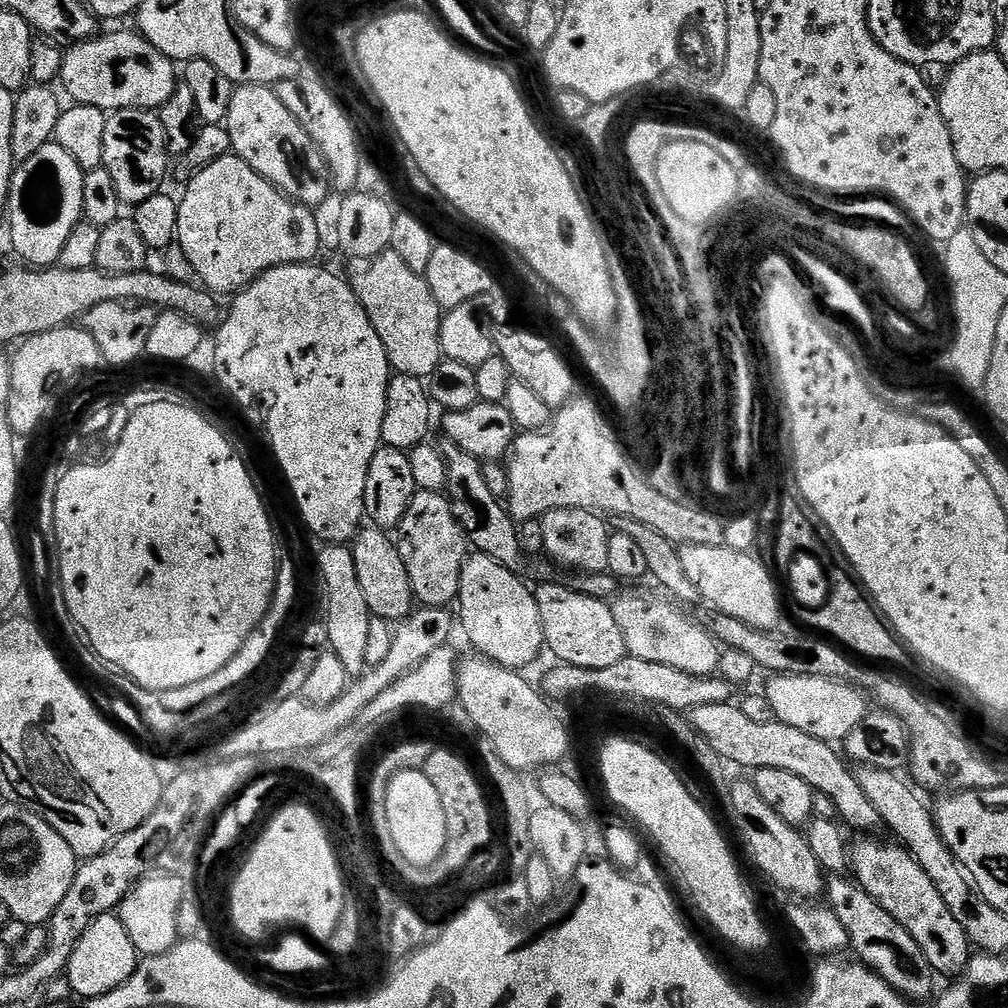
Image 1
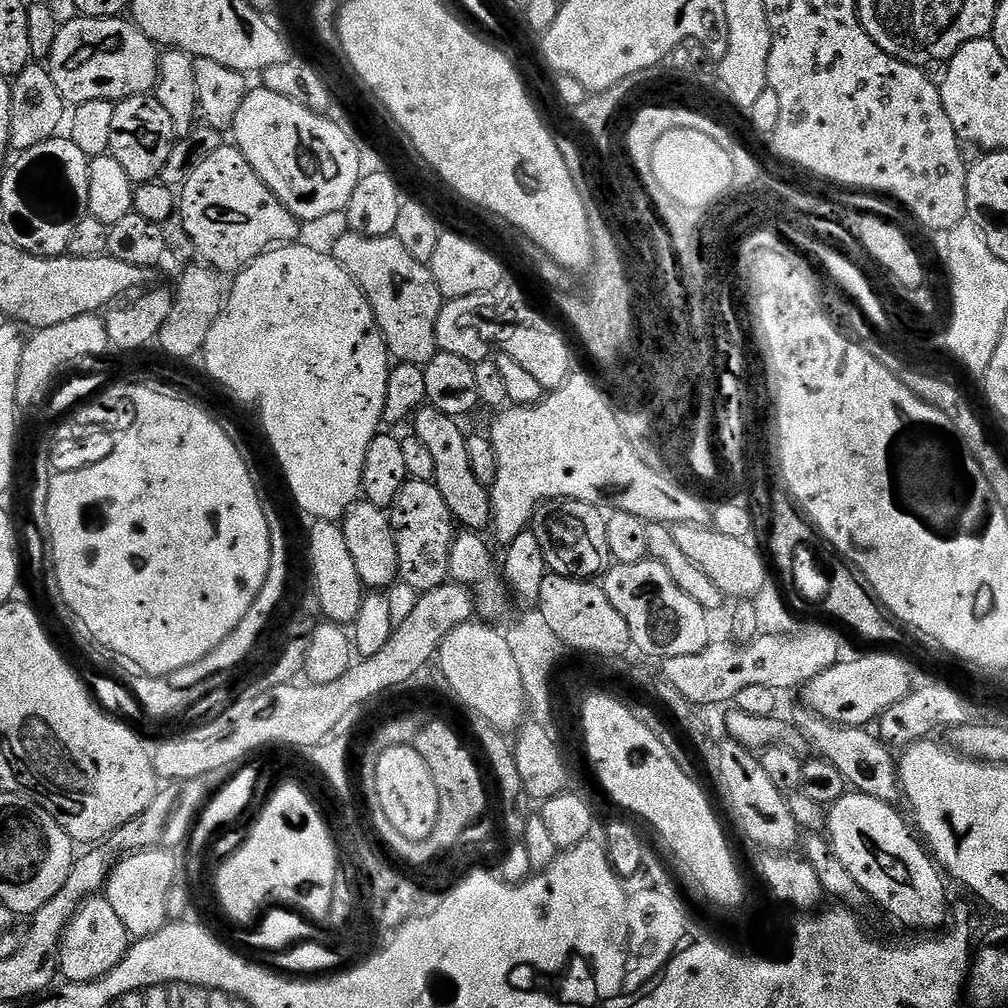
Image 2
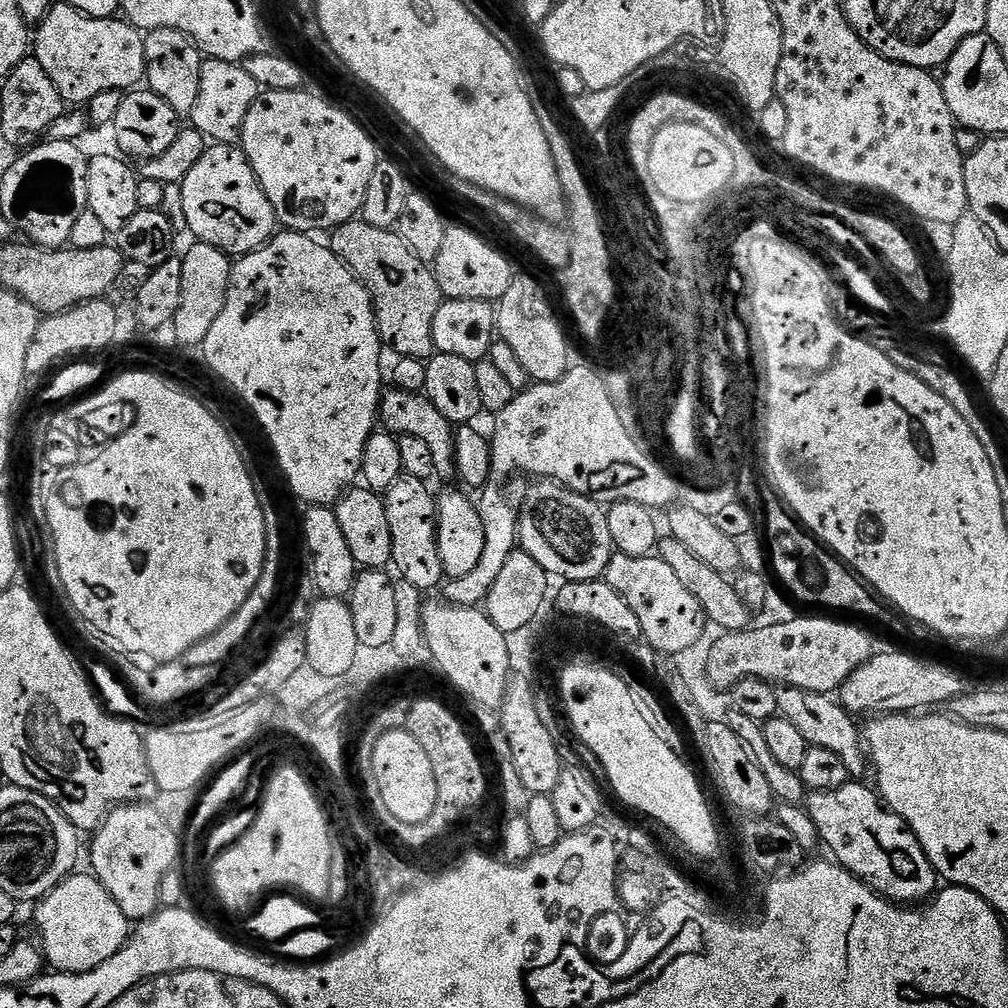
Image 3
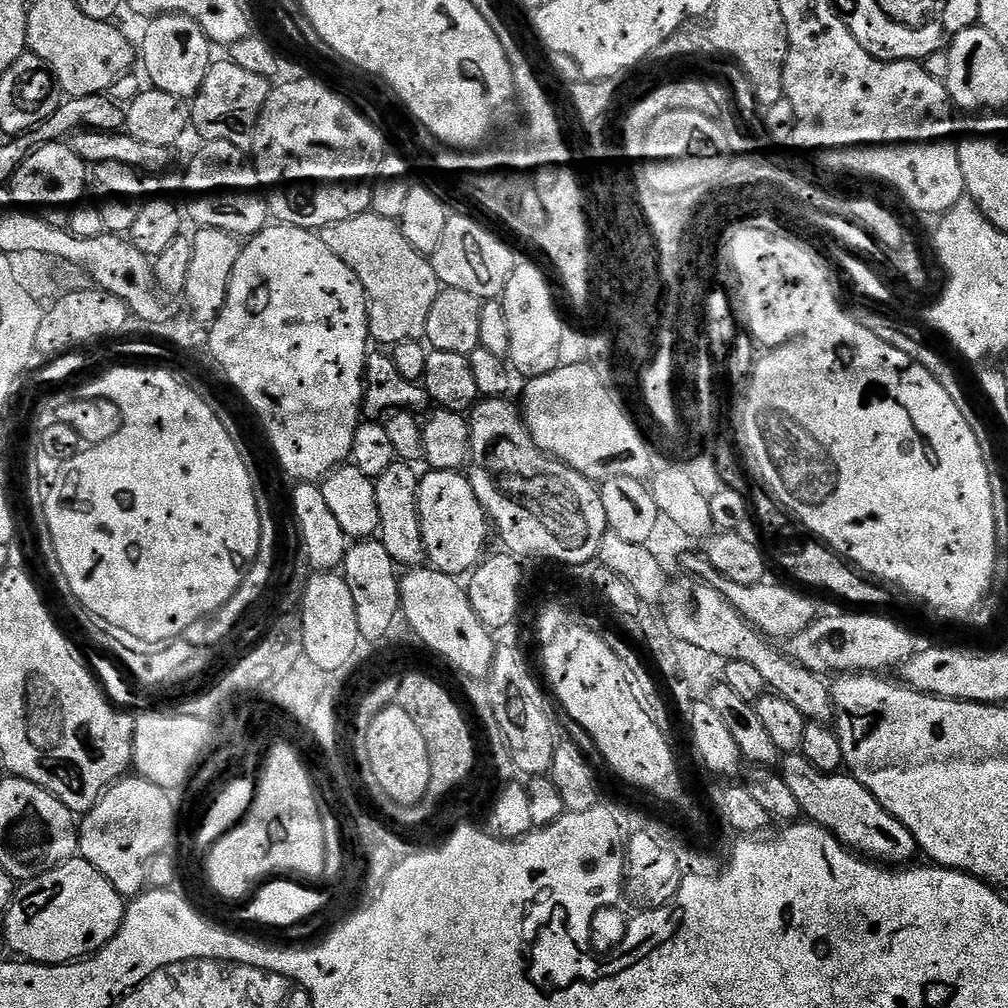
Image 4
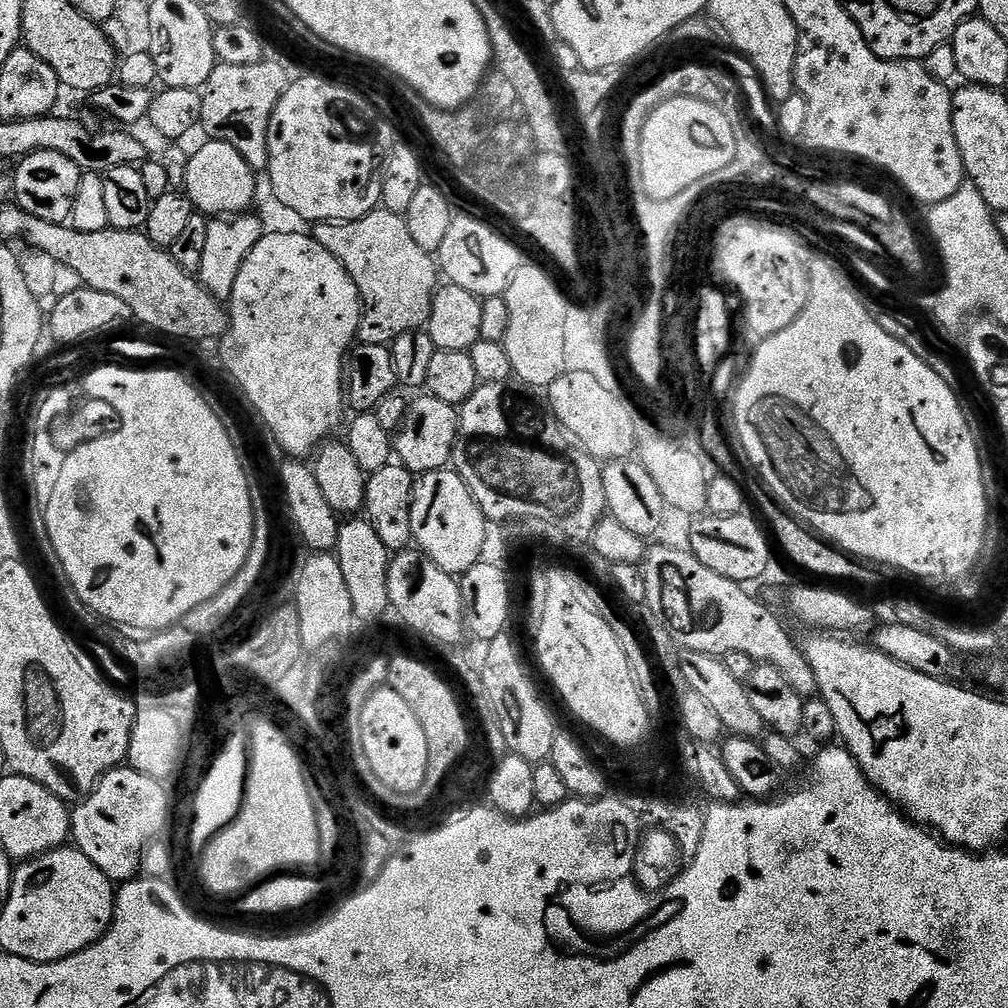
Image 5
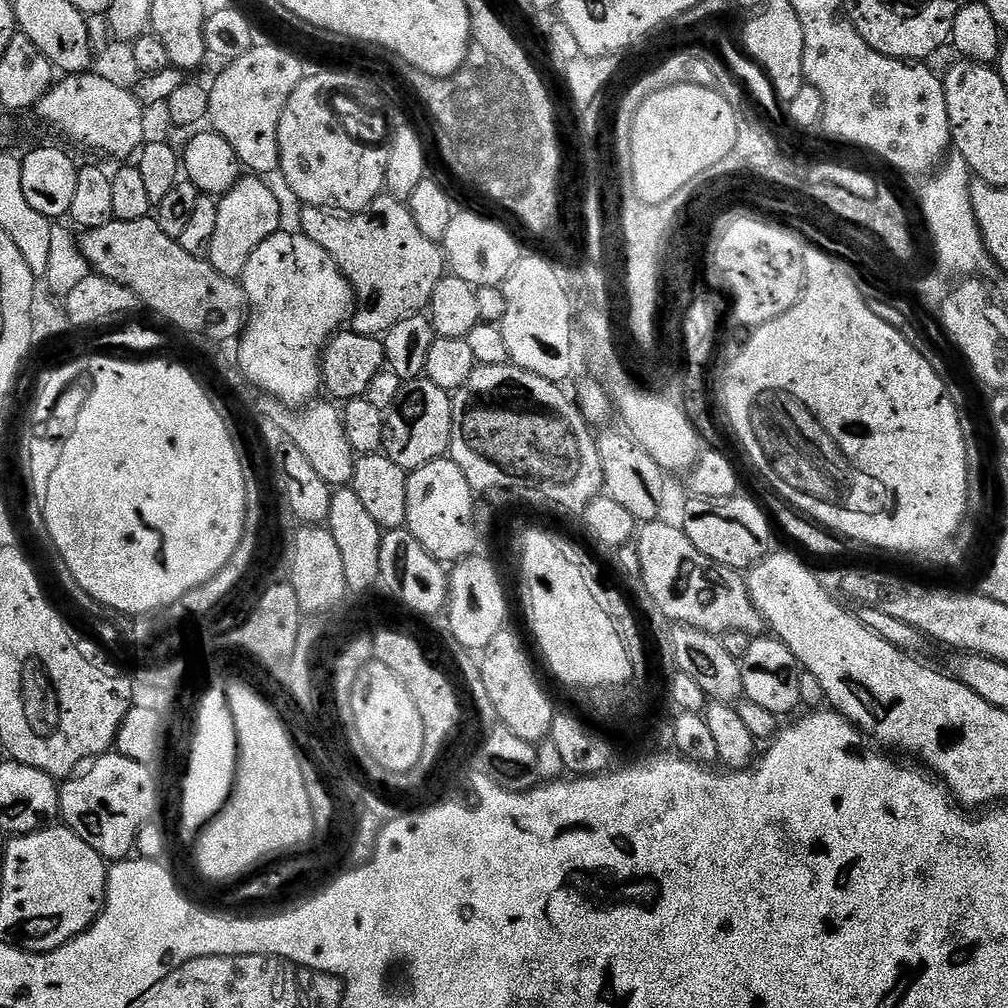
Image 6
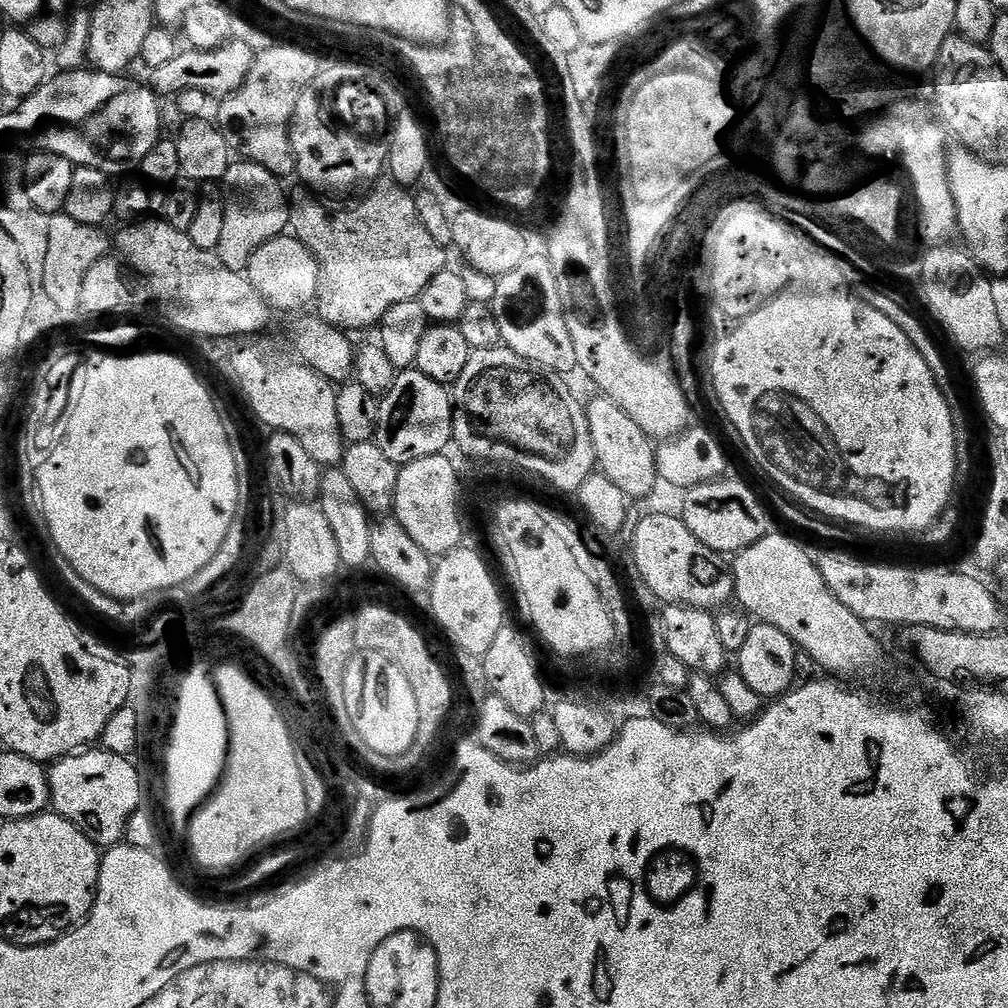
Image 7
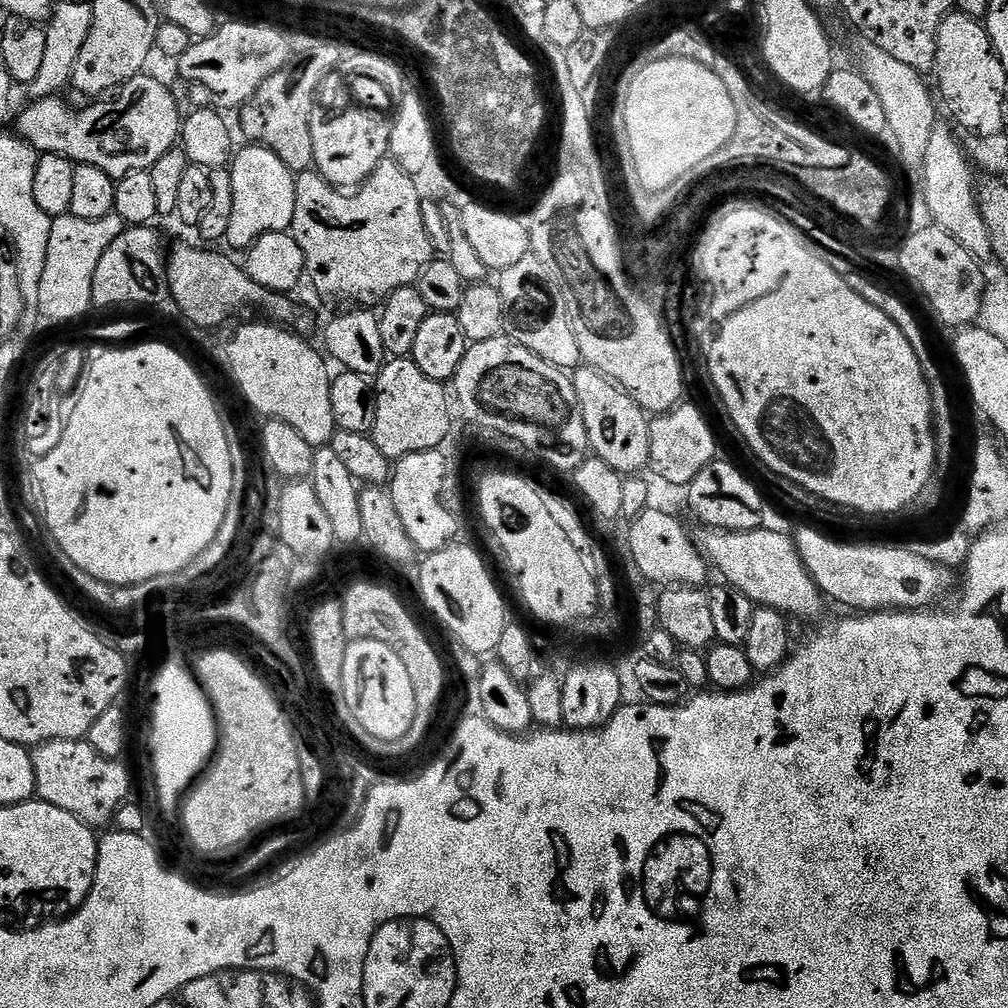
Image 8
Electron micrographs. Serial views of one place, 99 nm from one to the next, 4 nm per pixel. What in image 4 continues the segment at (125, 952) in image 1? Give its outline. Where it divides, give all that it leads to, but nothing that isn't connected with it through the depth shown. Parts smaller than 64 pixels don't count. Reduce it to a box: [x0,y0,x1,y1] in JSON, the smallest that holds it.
[3,858,125,964]

